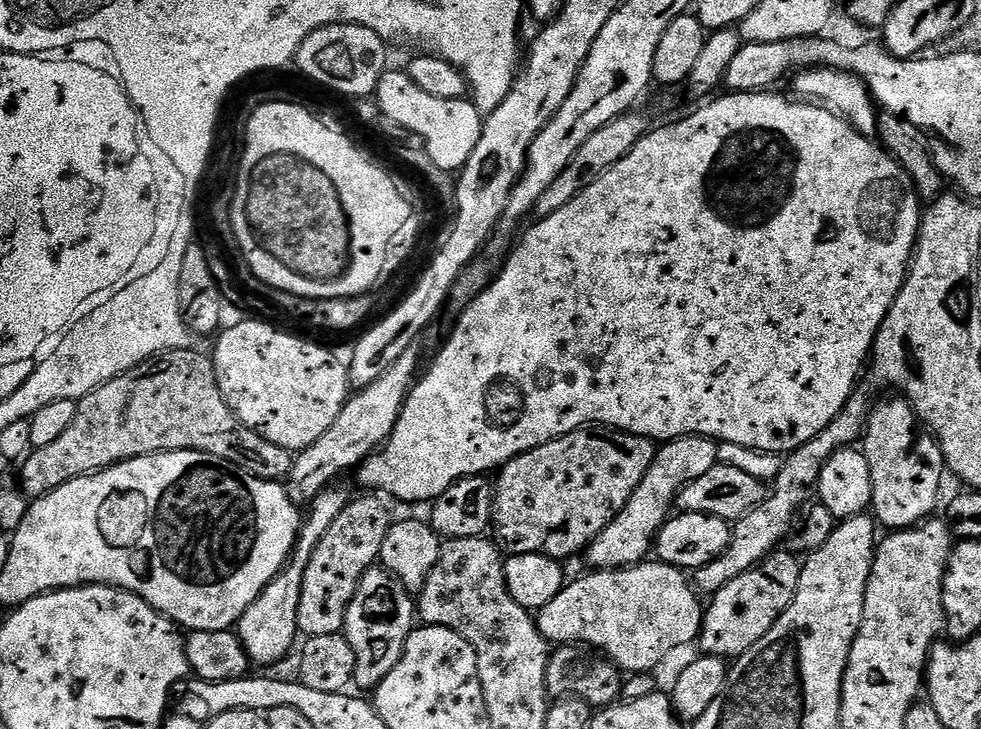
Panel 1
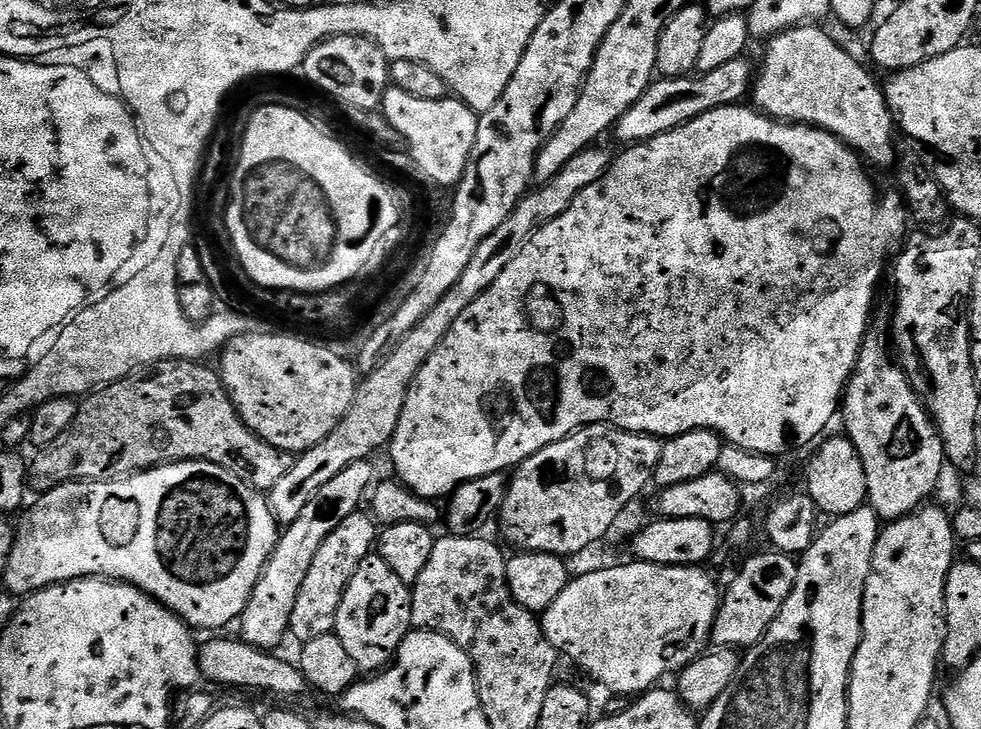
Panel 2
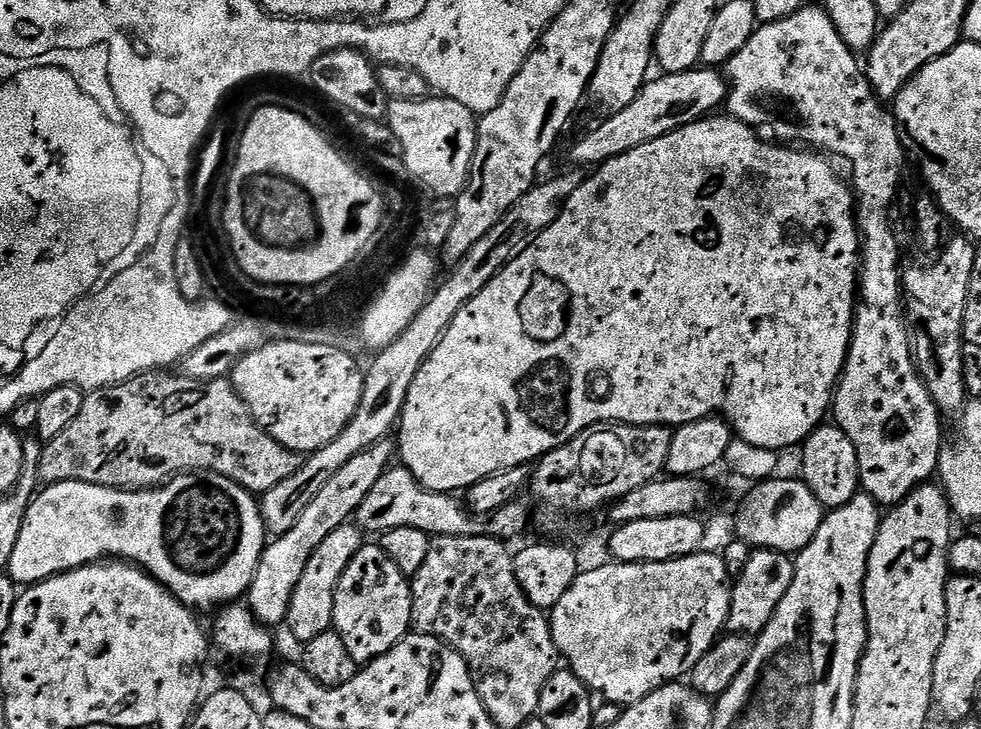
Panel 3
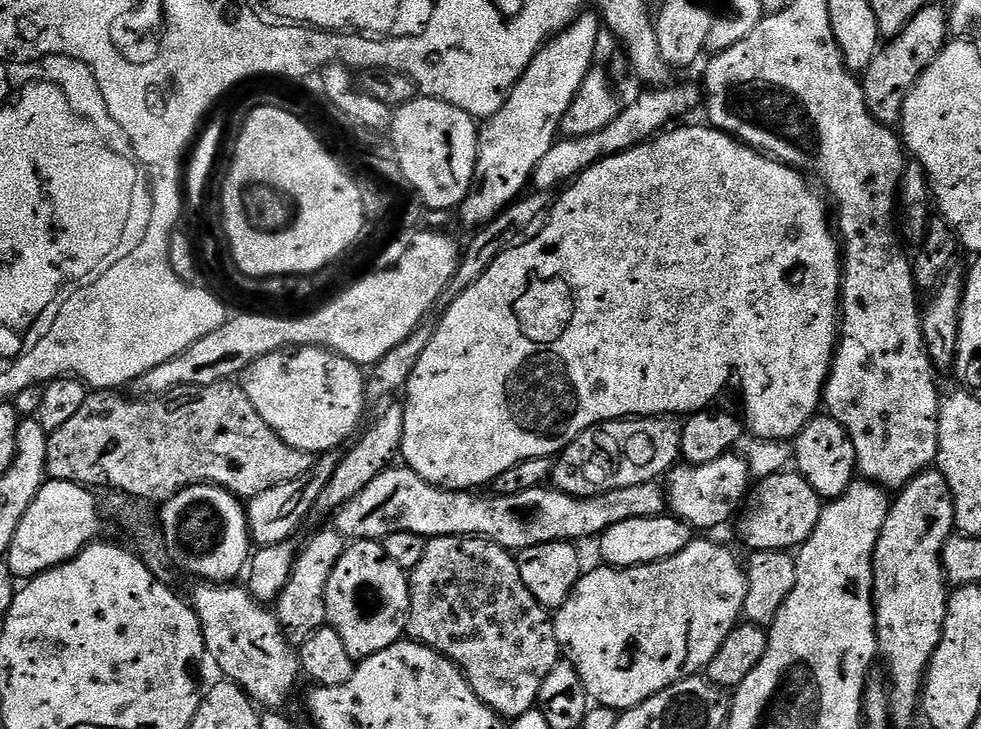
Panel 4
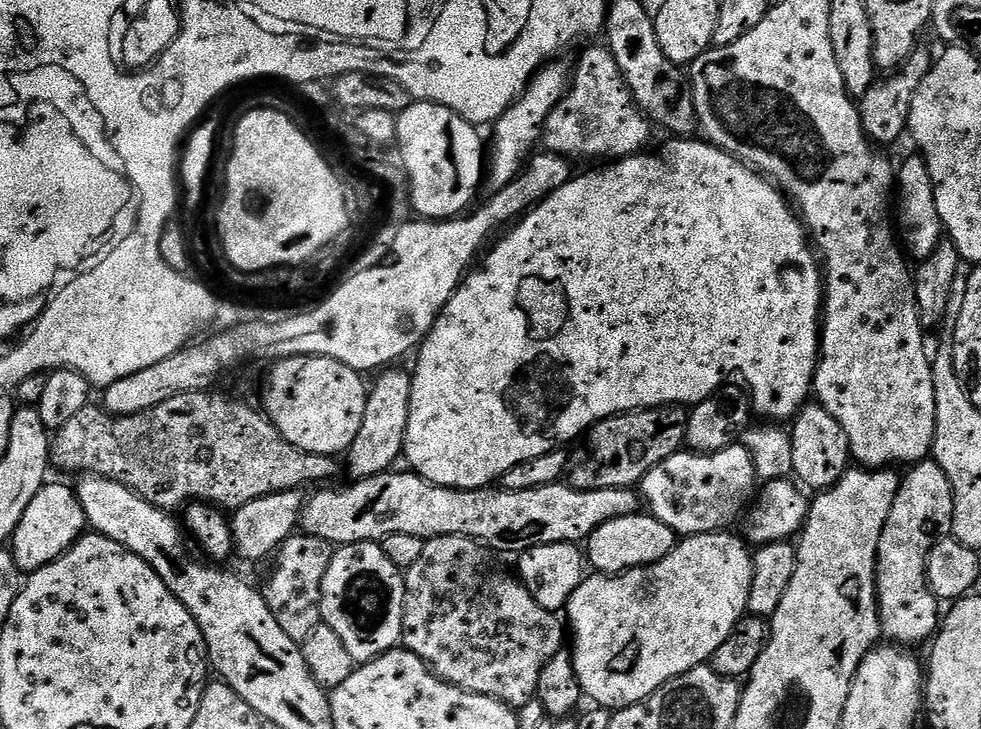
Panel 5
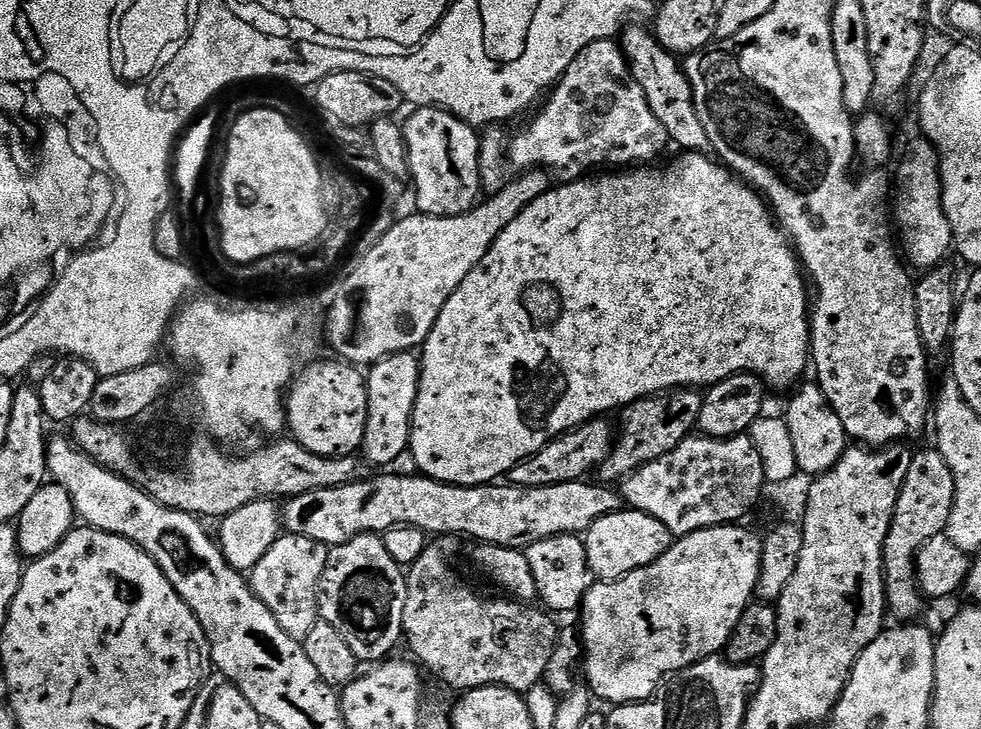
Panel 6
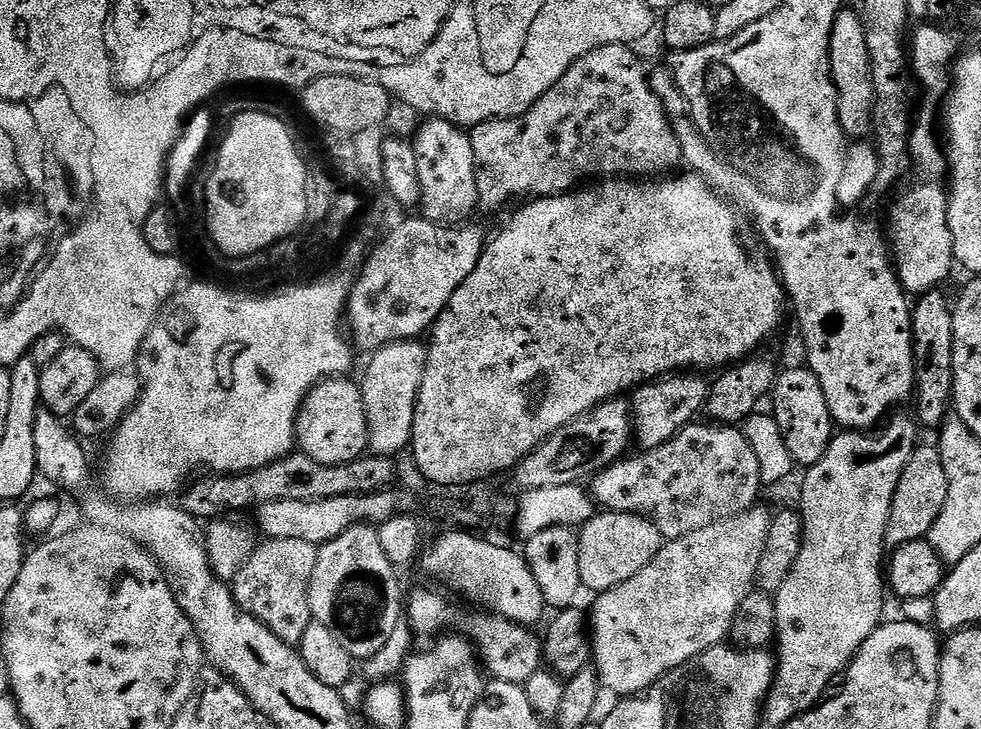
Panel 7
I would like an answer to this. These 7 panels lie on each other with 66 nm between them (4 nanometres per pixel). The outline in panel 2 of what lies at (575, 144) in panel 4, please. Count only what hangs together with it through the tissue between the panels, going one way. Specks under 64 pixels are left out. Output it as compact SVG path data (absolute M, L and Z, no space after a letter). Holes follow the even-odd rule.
M747 55L739 56L738 58L734 58L734 62L726 62L726 66L718 66L718 70L710 70L709 72L703 74L689 74L686 76L673 76L671 78L656 78L653 79L652 83L649 84L648 88L642 94L642 98L638 98L638 102L634 102L634 106L630 106L630 110L626 110L626 114L622 114L622 118L616 124L614 129L614 136L617 136L618 139L621 140L621 145L631 146L634 144L642 144L644 141L649 140L650 138L654 138L658 134L662 134L663 132L669 132L670 130L674 130L678 126L682 126L686 122L690 122L694 118L698 118L702 114L706 114L710 110L714 110L715 108L725 108L727 104L738 104L741 103L745 98L744 95L749 95L750 89L754 84L754 64L752 68L752 64L748 61L749 57Z

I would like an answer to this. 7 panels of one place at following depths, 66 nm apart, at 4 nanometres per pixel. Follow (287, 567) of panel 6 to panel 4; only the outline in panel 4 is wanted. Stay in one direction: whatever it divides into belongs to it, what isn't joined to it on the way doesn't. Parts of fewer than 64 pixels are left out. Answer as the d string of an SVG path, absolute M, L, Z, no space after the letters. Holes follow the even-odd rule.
M328 526L325 532L316 532L297 551L296 561L292 567L290 578L282 590L282 594L274 601L274 611L280 622L280 629L289 644L299 646L306 643L314 633L325 627L326 614L326 582L330 582L330 574L334 574L334 566L338 566L338 558L342 558L346 547L345 537Z

